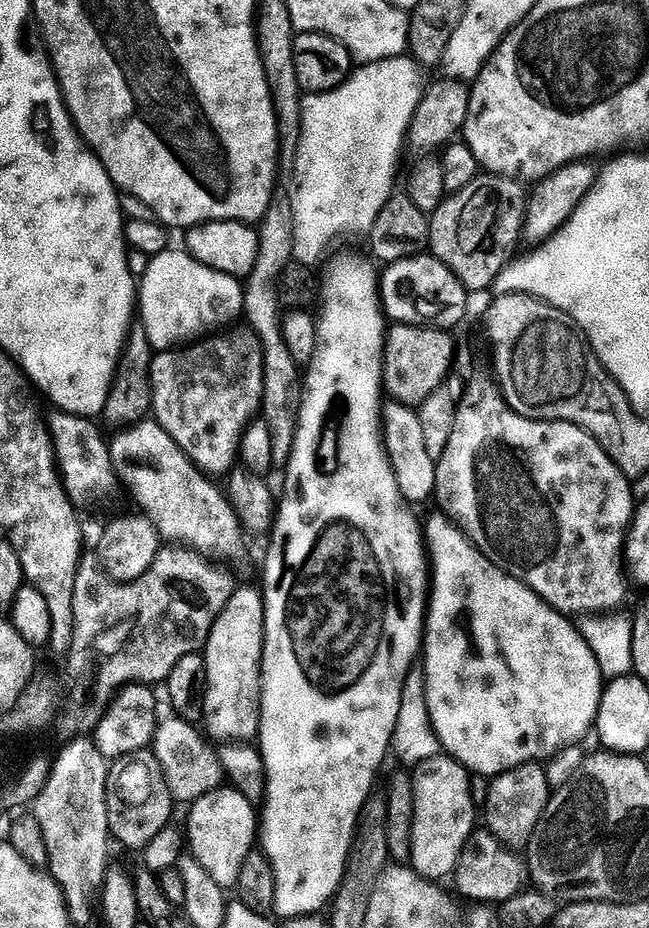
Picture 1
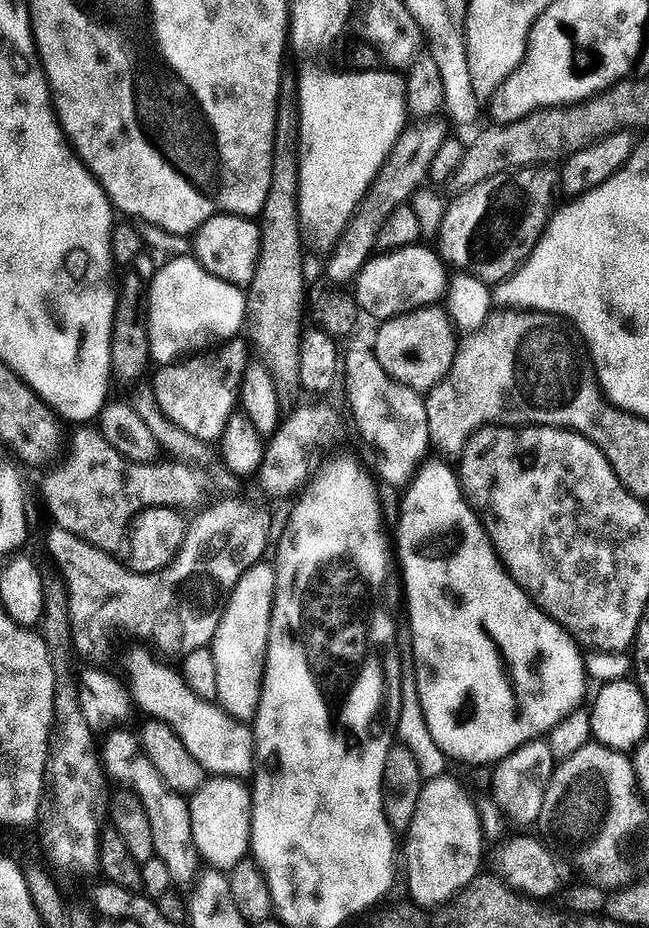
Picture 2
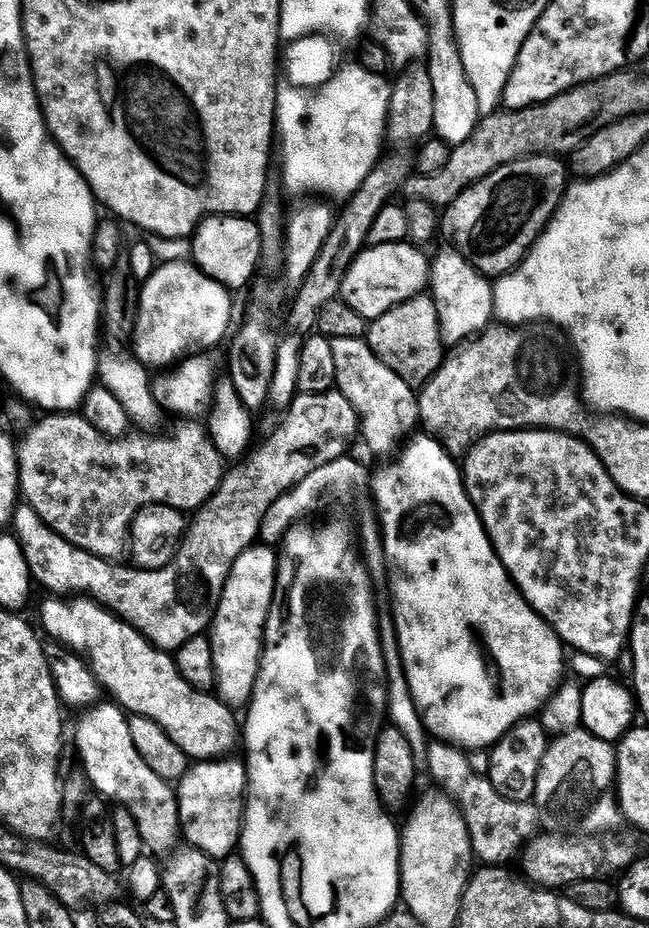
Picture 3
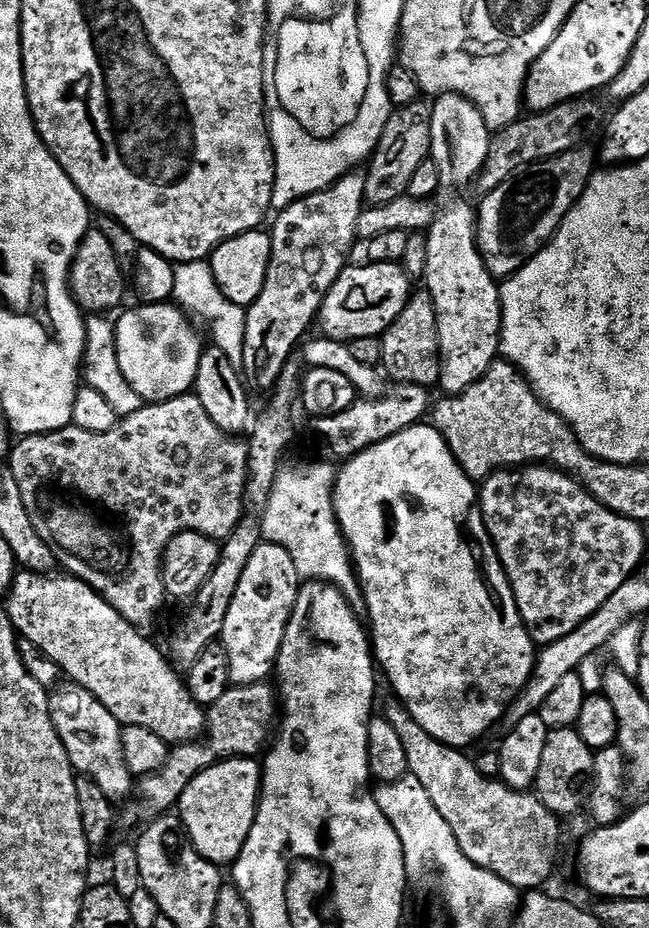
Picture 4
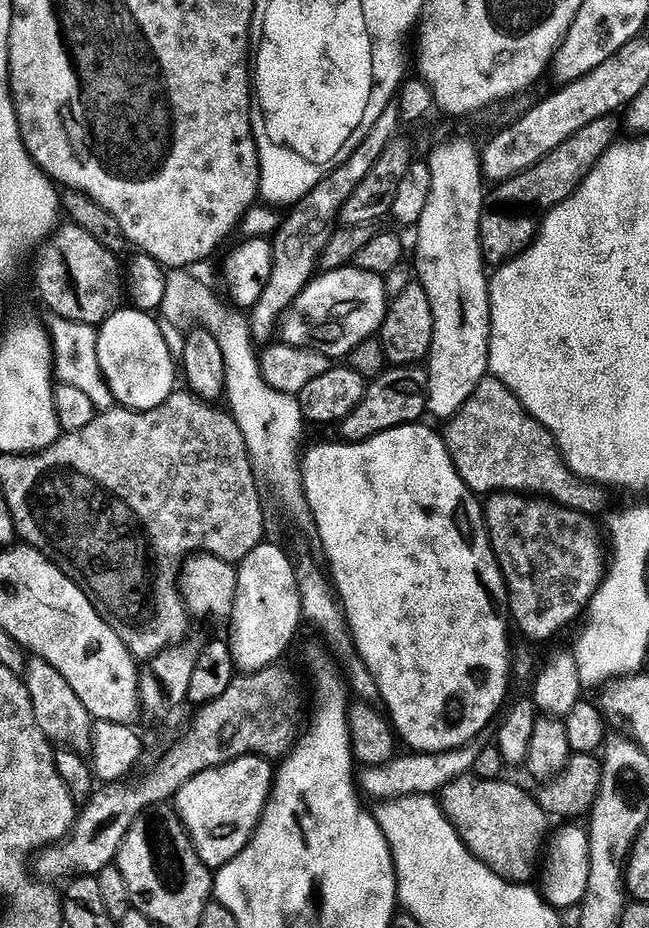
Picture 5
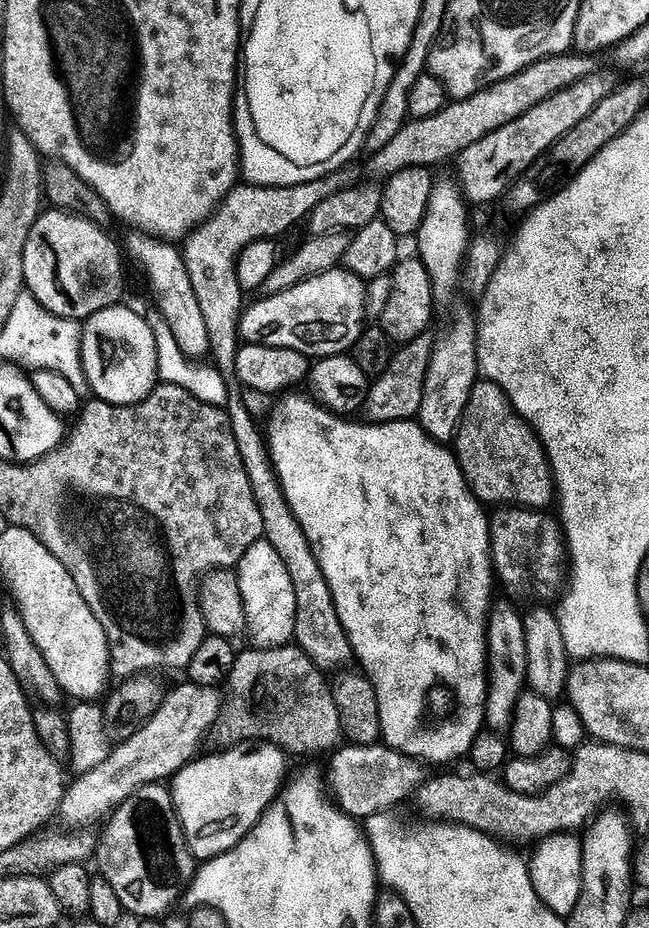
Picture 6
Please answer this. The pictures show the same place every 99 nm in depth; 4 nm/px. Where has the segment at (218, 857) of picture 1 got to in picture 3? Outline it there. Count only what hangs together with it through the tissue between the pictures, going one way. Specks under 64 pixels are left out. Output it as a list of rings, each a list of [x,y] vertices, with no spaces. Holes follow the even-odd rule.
[[[233,758],[196,762],[178,782],[180,827],[187,843],[211,858],[227,858],[237,851],[244,827],[248,770]]]

